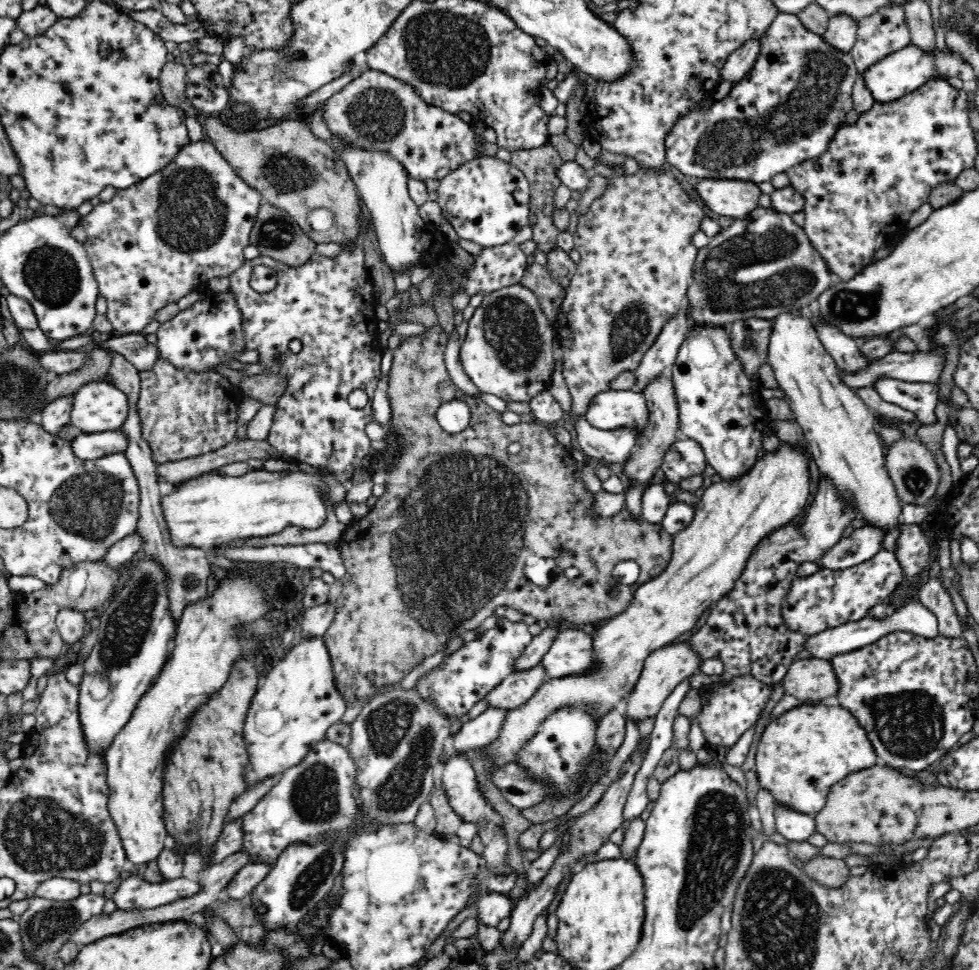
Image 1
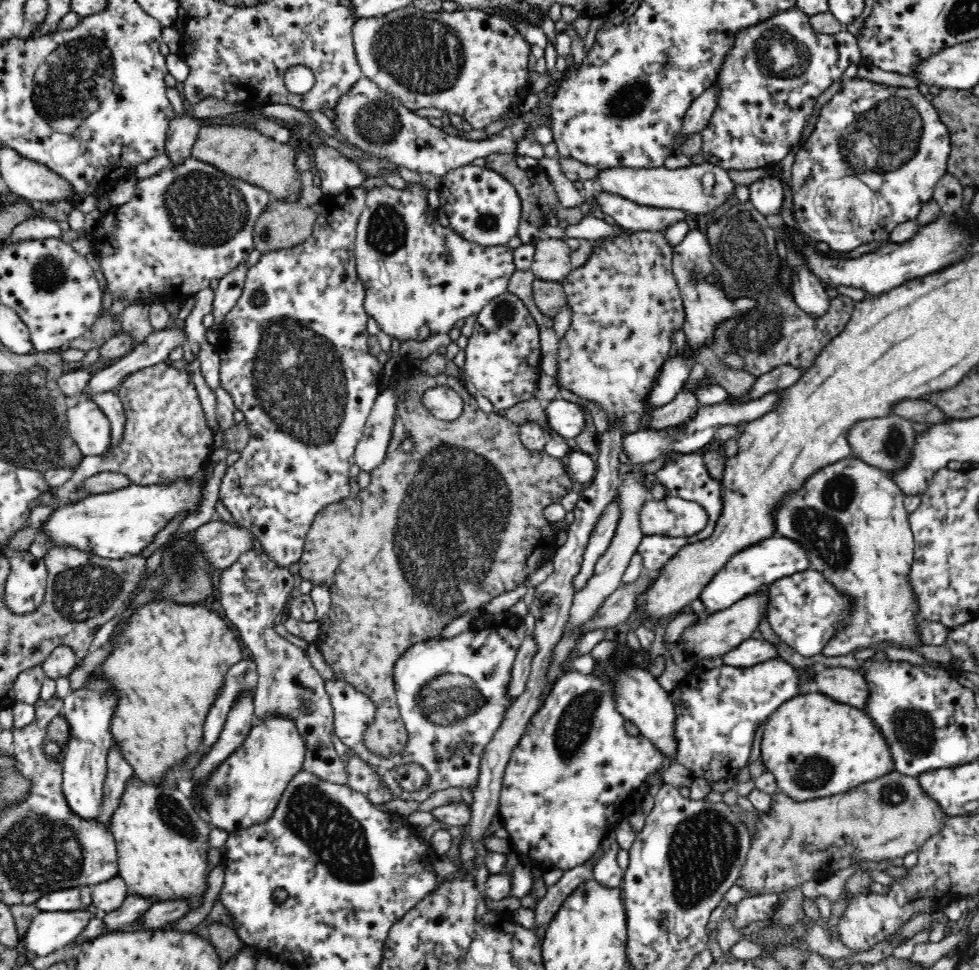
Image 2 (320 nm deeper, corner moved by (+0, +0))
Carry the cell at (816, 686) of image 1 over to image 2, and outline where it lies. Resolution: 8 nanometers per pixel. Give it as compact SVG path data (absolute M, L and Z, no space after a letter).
M824 668L815 674L813 689L842 704L865 710L870 689L862 672L850 668Z

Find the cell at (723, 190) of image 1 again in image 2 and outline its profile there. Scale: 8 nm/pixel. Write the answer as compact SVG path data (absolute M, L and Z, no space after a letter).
M711 163L695 164L686 168L676 168L676 170L669 170L666 167L600 169L594 181L597 184L596 193L620 196L642 206L680 209L694 214L706 214L708 217L716 206L726 202L726 198L734 192L735 186L724 168Z

